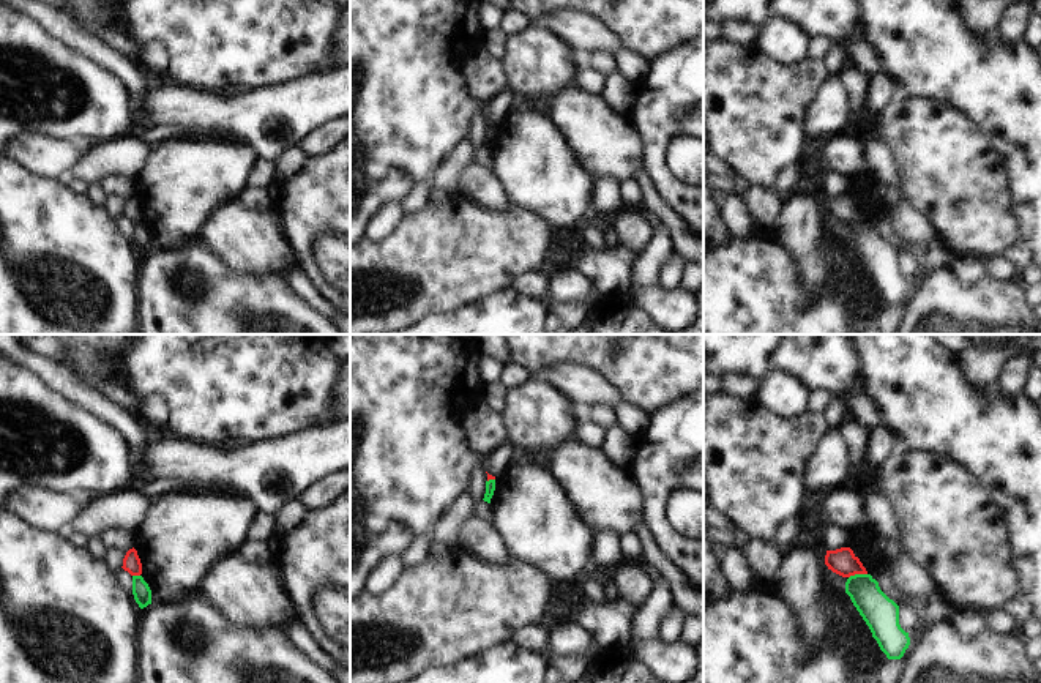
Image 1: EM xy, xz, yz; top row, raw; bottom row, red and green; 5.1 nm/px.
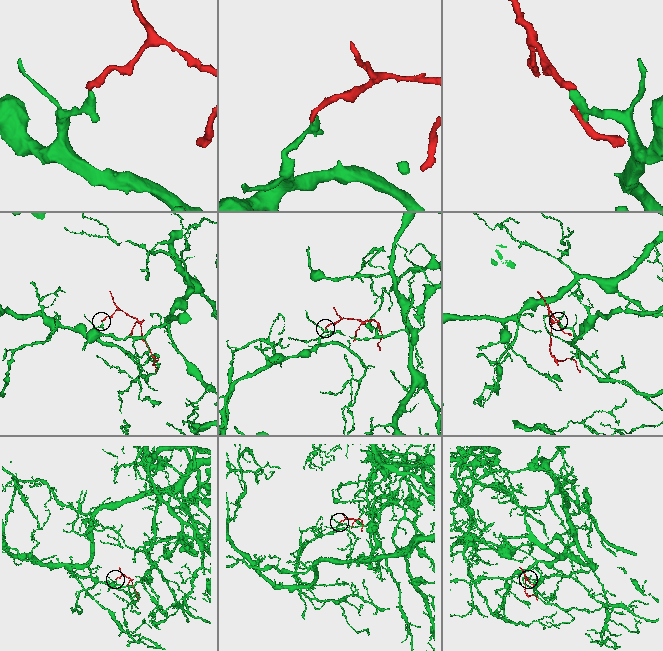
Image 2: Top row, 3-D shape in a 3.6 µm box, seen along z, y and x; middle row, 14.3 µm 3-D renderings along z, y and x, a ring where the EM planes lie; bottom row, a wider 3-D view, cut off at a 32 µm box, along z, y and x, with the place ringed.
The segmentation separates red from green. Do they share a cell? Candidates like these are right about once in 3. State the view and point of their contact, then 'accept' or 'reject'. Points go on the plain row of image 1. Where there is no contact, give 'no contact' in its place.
contact yz (857, 220); reject

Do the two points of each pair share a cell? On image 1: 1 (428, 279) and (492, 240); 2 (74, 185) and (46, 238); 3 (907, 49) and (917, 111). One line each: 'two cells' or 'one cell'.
1: one cell
2: two cells
3: two cells

